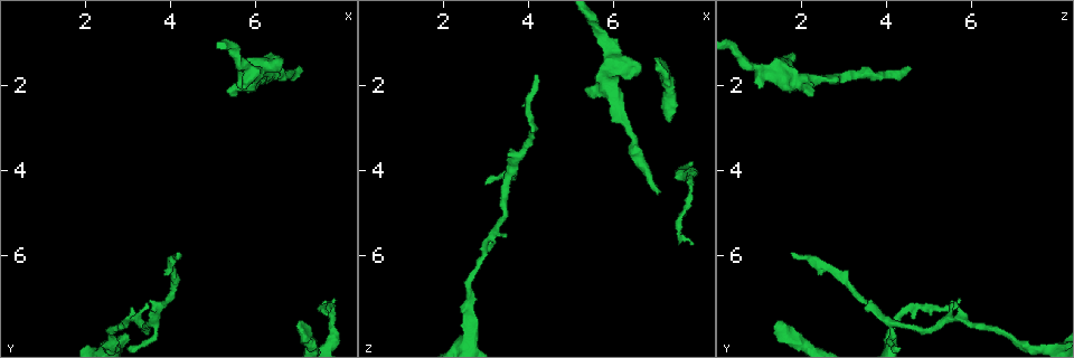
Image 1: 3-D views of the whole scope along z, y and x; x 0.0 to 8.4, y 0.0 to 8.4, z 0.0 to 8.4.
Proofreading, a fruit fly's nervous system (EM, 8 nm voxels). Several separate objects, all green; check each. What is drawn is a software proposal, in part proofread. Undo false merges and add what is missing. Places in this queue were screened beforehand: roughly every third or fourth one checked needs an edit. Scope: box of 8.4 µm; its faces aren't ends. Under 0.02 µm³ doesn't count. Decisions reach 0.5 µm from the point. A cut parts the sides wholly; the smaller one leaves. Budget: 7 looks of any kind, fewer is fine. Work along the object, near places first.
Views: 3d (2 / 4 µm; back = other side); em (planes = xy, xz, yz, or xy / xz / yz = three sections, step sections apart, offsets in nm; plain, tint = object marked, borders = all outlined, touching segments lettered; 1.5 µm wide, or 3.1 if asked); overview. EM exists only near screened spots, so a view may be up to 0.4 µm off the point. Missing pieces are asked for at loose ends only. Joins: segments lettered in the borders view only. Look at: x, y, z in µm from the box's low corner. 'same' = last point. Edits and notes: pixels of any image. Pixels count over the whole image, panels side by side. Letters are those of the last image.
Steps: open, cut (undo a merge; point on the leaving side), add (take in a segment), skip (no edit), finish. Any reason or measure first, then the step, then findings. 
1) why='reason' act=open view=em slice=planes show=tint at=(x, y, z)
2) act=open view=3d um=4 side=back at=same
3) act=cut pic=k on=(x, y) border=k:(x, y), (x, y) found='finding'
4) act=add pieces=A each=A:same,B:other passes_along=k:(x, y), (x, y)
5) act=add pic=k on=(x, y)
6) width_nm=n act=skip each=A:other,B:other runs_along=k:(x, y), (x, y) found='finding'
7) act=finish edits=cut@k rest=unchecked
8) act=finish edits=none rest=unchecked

why='branch stops here' act=open view=3d um=2 side=back at=(7.00, 7.55, 1.40)

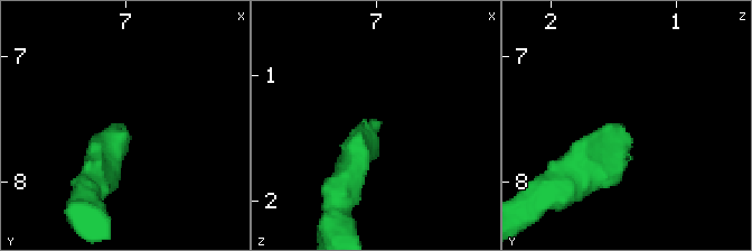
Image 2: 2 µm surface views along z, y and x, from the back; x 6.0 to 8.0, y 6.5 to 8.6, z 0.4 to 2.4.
why='shape alone is not enough' act=open view=em slice=yz step=4 show=borders at=(6.98, 7.58, 1.42)

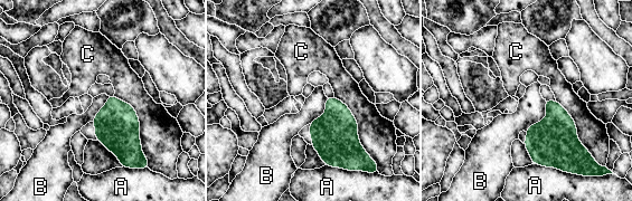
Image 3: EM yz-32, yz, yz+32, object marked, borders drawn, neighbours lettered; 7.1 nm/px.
why='another direction' act=open view=em slice=planes show=borders at=same

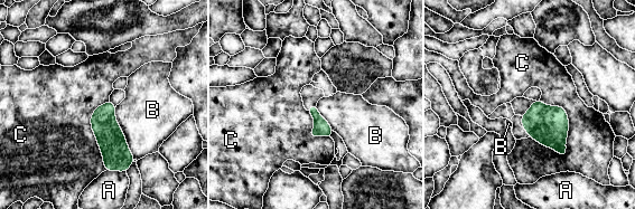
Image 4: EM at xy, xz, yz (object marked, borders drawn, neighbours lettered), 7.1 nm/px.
act=skip each=A:other,B:other,C:other border=4:(539, 100), (567, 114), (565, 157) found='none of them fits'

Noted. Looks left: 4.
why='tapers out' act=open view=em slice=yz step=8 show=tint at=(4.20, 5.95, 1.75)

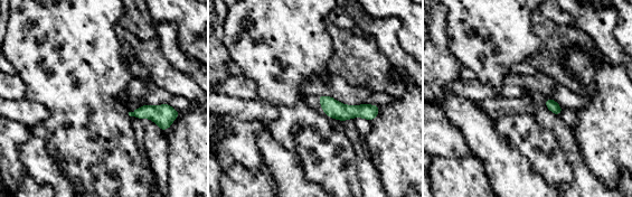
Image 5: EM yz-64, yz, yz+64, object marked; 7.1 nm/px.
act=open view=em slice=yz step=8 show=borders at=same

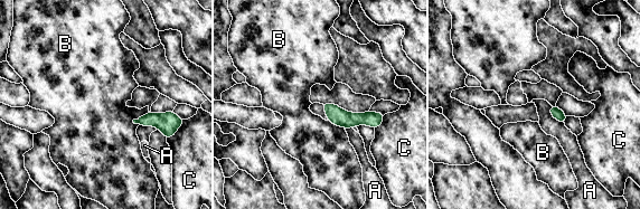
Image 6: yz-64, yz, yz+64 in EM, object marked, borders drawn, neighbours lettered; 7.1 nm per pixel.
longest_contact=A:180nm act=skip each=A:other,B:other,C:other border=6:(549, 105), (549, 113), (564, 124) found='no lettered segment goes on from it'

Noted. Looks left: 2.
why='end of a long branch' act=open view=3d um=2 at=(7.00, 1.60, 4.55)

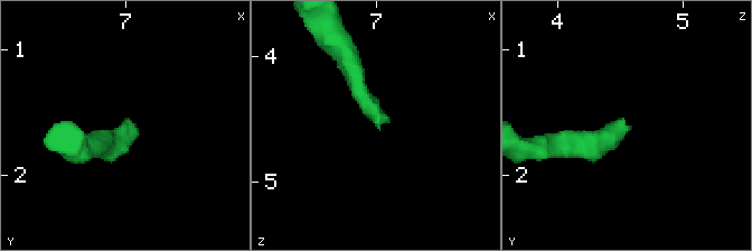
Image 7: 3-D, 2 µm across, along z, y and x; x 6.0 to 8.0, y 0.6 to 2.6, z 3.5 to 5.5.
why='need the tissue' act=open view=em slice=planes show=borders at=(7.02, 1.62, 4.58)

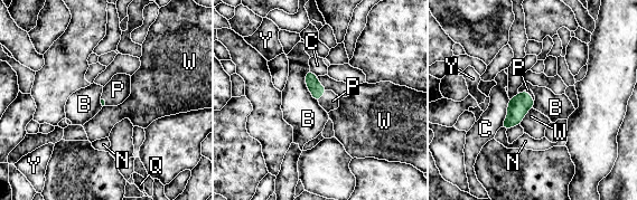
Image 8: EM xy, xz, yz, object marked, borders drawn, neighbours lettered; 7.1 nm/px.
longest_contact=B:260nm act=add pieces=P each=B:other,C:other,N:other,P:same,Q:other,W:other,Y:other found='it goes on there'

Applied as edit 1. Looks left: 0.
act=finish edits=add@8 rest=unchecked

